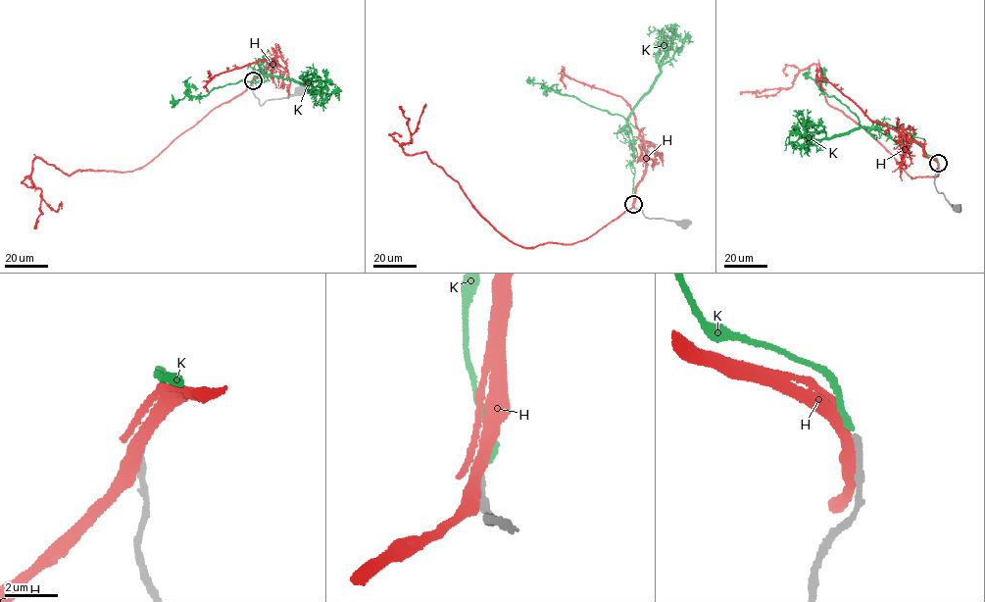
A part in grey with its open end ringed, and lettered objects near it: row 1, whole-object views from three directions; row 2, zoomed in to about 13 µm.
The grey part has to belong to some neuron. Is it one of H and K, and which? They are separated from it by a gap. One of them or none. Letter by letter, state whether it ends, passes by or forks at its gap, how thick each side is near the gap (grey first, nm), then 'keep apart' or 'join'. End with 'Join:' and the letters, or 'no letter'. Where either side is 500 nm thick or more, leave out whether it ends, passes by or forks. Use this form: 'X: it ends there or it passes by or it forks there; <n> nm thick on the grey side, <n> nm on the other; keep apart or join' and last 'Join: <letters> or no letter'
H: it passes by; 220 nm thick on the grey side, 440 nm on the other; keep apart
K: it ends there; 220 nm thick on the grey side, 240 nm on the other; keep apart
Join: no letter

